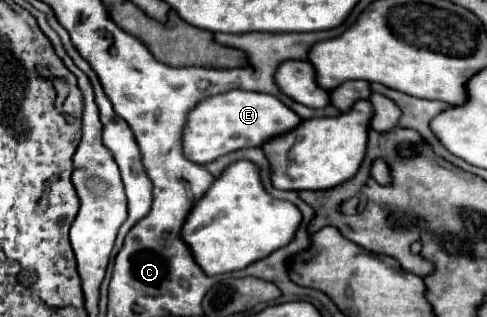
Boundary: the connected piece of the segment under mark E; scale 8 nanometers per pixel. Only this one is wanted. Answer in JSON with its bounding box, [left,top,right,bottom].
[183,91,301,163]

